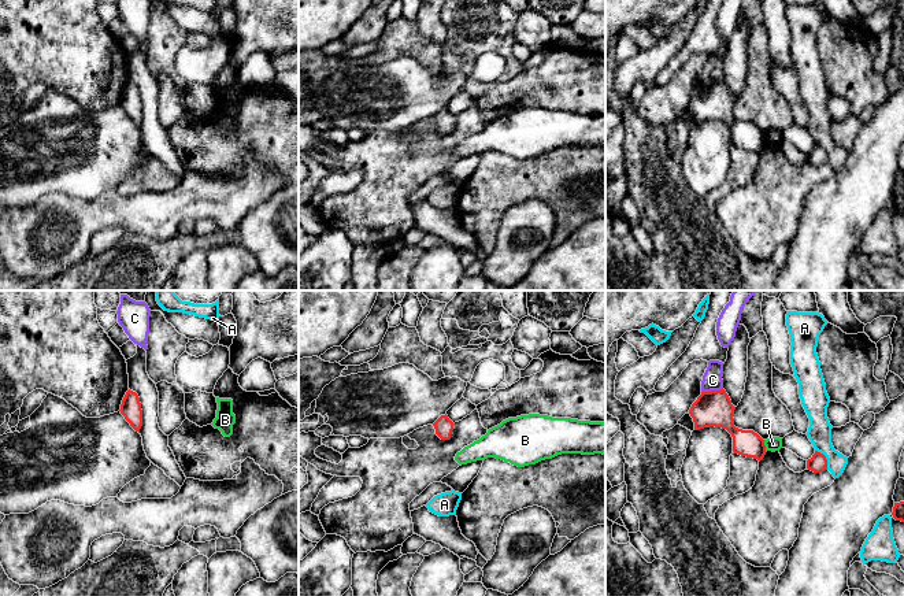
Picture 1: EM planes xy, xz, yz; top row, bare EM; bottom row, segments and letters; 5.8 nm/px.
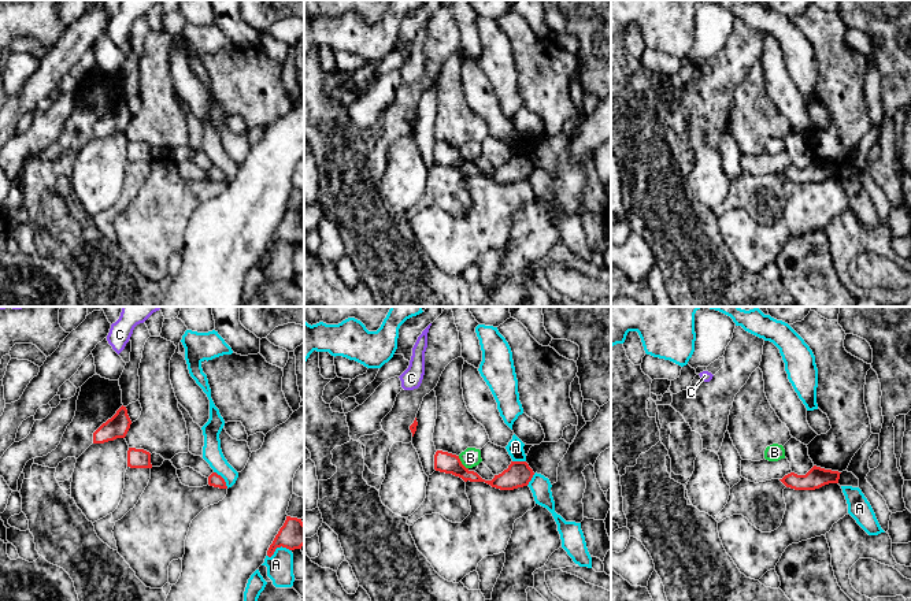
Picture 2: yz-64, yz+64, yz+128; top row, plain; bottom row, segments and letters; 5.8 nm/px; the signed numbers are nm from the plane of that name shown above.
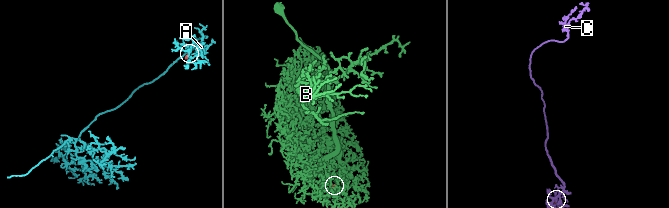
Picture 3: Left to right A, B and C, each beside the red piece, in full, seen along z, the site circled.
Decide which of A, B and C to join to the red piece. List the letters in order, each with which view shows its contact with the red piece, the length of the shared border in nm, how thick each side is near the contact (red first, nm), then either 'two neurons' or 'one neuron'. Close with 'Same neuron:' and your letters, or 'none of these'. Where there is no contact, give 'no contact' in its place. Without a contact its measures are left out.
A: yz | 140 nm | 110/140 nm | two neurons
B: yz | 70 nm | 160/80 nm | two neurons
C: yz | 130 nm | 200/110 nm | two neurons
Same neuron: none of these

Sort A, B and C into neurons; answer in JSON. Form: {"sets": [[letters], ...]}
{"sets": [["A"], ["B"], ["C"]]}

